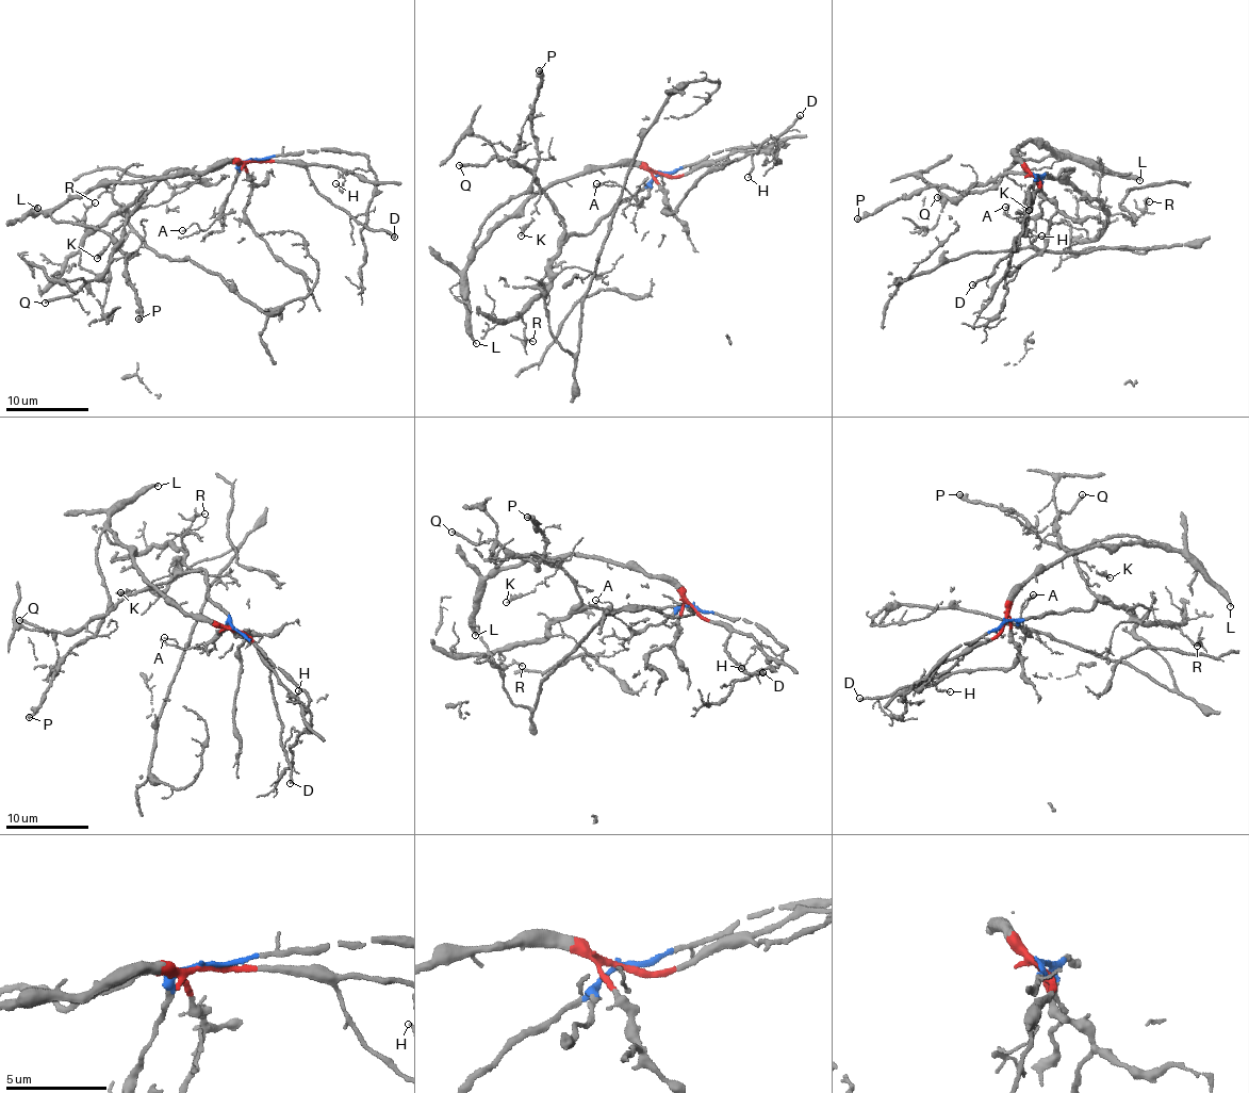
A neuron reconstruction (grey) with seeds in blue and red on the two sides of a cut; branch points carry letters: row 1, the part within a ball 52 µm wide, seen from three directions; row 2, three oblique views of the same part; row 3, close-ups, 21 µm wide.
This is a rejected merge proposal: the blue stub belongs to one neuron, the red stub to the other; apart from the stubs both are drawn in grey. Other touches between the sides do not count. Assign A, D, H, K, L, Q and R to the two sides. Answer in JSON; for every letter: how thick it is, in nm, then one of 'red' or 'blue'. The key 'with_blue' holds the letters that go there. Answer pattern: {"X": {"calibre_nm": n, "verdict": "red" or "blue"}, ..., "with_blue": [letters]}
{"A": {"calibre_nm": 90, "verdict": "blue"}, "D": {"calibre_nm": 240, "verdict": "red"}, "H": {"calibre_nm": 90, "verdict": "red"}, "K": {"calibre_nm": 200, "verdict": "blue"}, "L": {"calibre_nm": 240, "verdict": "red"}, "Q": {"calibre_nm": 240, "verdict": "blue"}, "R": {"calibre_nm": 120, "verdict": "blue"}, "with_blue": ["A", "K", "Q", "R"]}

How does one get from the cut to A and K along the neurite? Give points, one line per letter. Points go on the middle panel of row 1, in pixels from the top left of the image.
A: (661, 173), (641, 204), (619, 184), (595, 183)
K: (661, 173), (633, 197), (619, 201), (584, 234), (565, 232), (565, 223), (555, 204), (541, 191), (521, 235)

